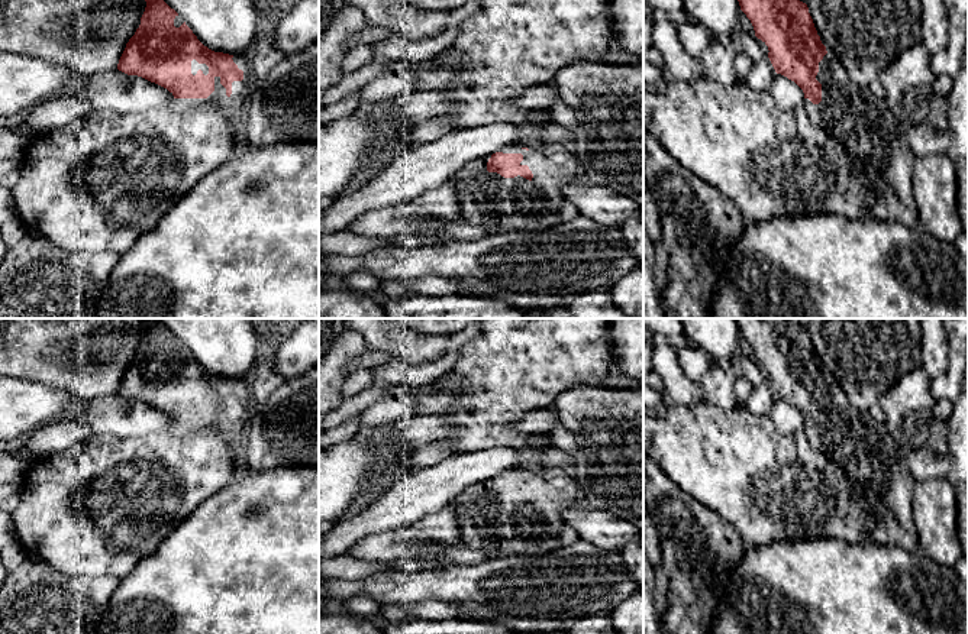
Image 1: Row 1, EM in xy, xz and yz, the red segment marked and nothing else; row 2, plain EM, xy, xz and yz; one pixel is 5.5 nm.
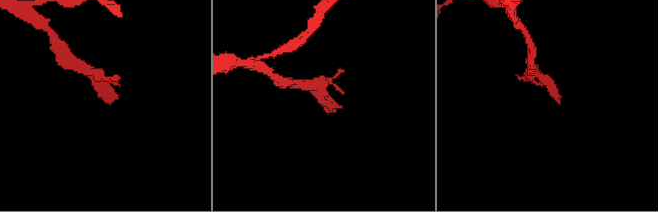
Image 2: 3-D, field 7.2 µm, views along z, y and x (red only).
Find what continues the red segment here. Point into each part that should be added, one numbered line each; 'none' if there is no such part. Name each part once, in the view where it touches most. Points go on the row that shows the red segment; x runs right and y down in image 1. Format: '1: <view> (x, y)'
1: xy (241, 90)

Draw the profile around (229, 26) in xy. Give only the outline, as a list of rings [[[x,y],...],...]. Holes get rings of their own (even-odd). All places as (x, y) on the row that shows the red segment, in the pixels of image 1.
[[[164,0],[214,52],[249,58],[258,13],[252,0]]]

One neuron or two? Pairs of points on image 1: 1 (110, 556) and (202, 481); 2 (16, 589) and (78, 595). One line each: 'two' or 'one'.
1: one
2: one

